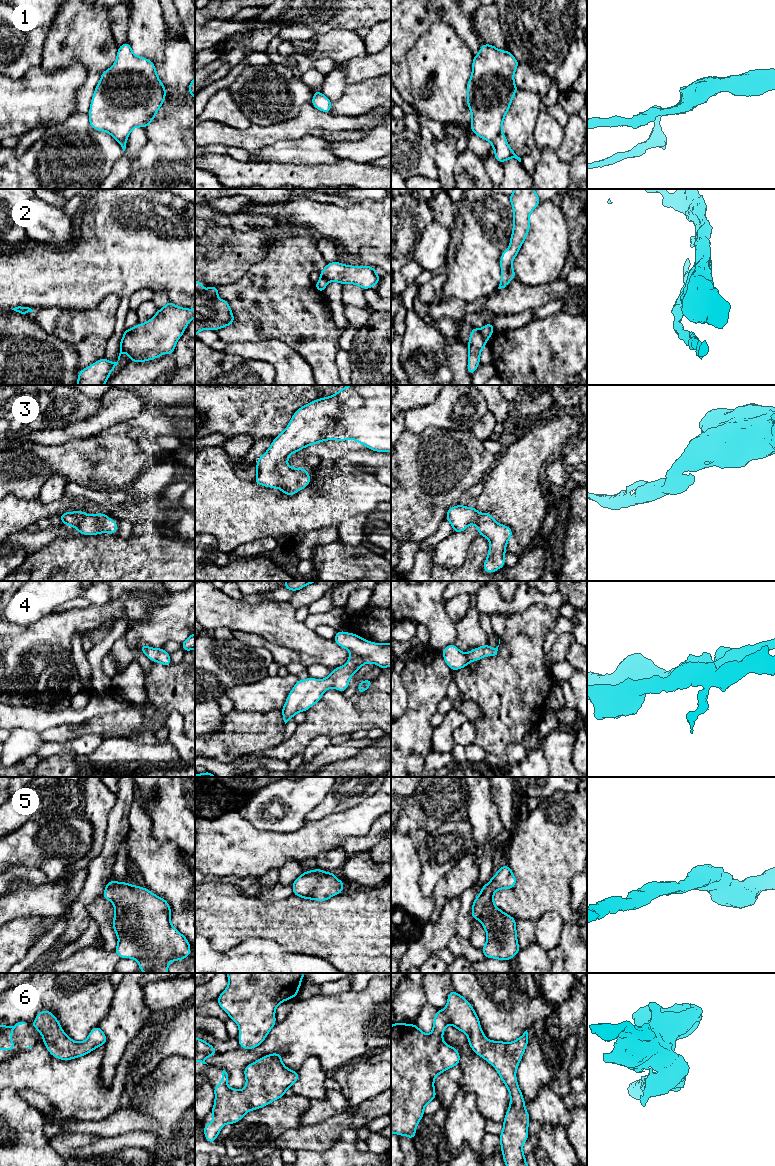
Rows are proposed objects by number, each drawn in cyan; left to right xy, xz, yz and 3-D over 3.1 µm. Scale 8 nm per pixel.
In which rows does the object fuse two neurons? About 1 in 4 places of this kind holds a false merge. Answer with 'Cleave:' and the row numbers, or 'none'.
Cleave: 1, 2

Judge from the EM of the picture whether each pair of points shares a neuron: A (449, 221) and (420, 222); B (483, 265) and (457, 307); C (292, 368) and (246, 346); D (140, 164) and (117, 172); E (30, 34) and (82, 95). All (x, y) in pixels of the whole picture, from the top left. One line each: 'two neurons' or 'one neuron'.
A: two neurons
B: two neurons
C: one neuron
D: two neurons
E: two neurons

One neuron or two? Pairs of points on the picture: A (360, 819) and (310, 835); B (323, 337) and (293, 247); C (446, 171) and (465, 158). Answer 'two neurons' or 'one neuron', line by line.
A: one neuron
B: one neuron
C: two neurons

